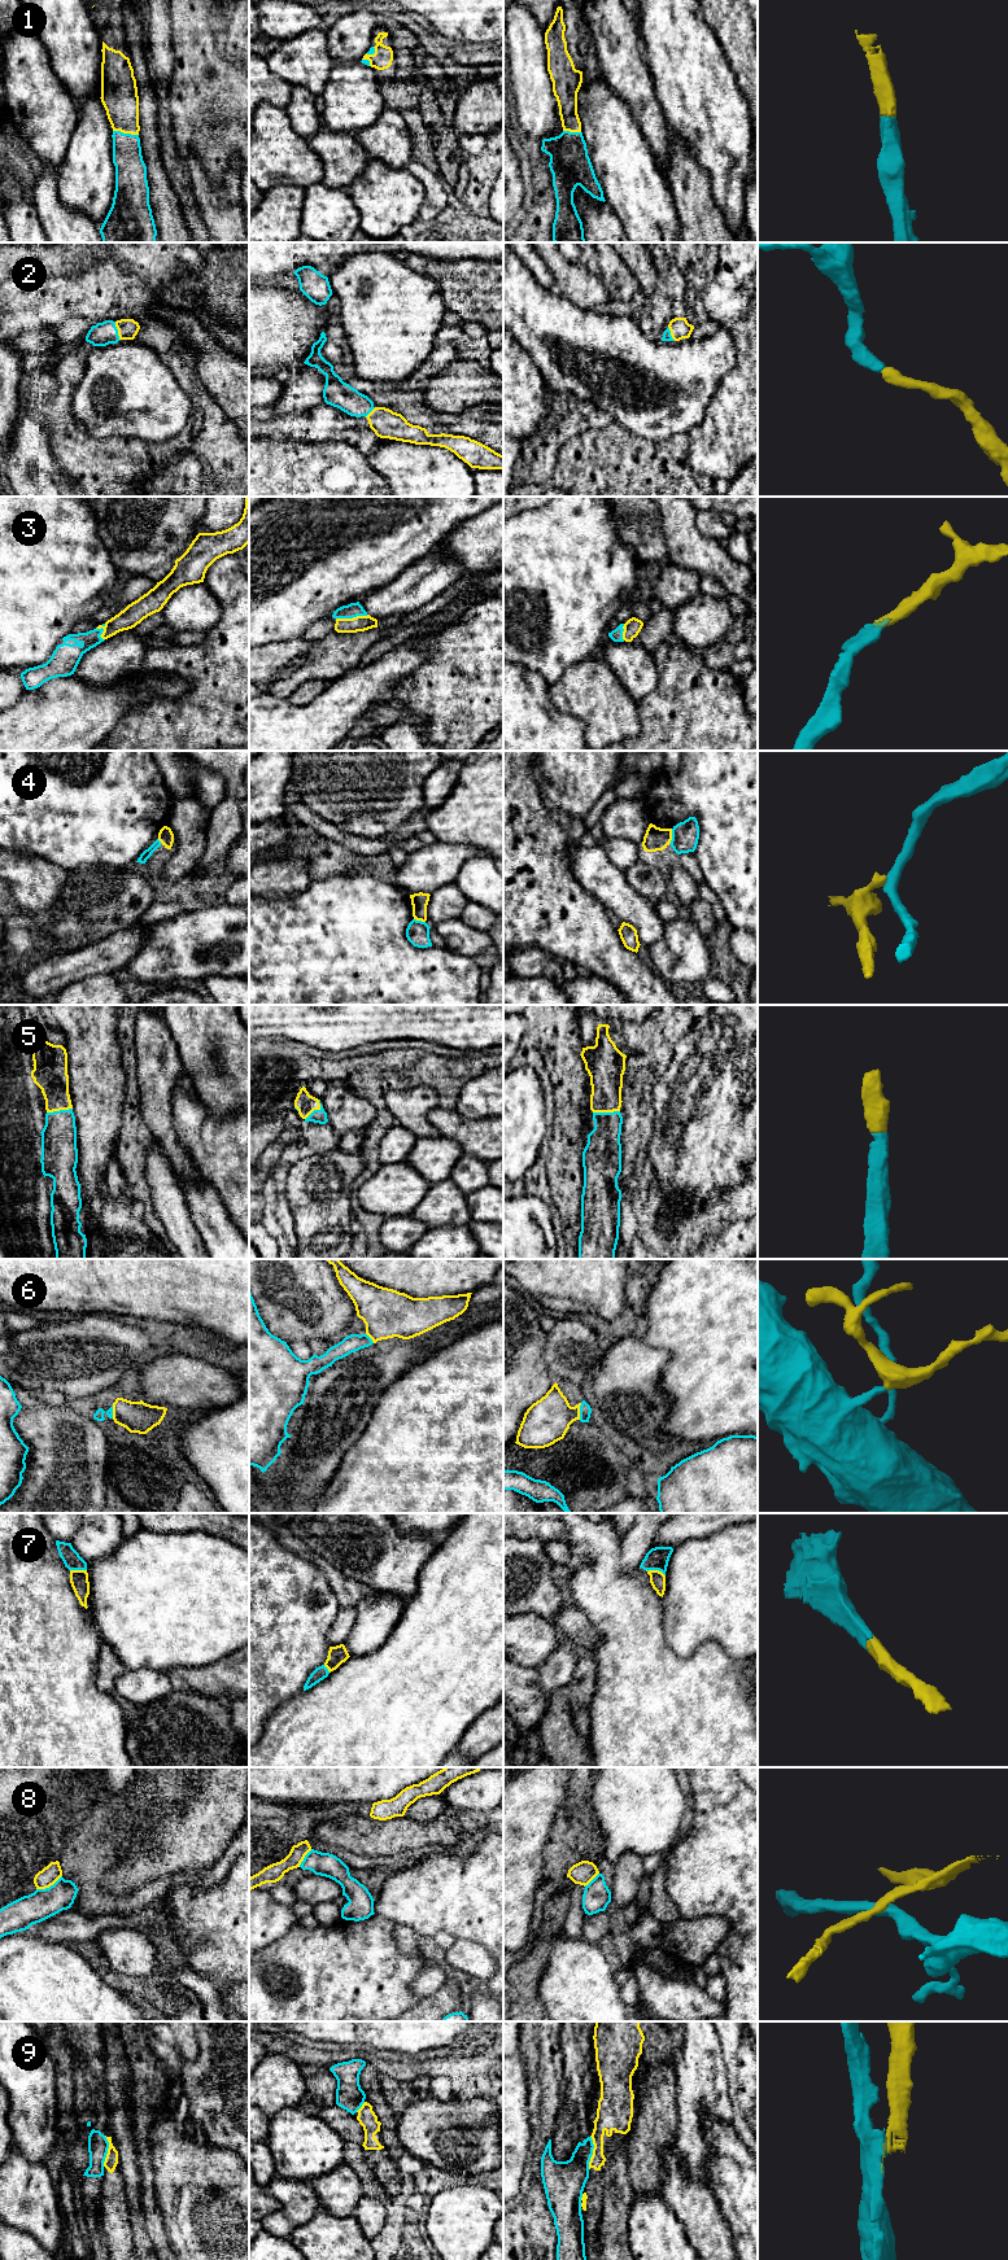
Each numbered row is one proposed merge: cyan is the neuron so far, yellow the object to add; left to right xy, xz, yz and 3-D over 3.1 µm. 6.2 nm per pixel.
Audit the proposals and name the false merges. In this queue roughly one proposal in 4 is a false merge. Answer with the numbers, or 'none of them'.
4, 8, 9

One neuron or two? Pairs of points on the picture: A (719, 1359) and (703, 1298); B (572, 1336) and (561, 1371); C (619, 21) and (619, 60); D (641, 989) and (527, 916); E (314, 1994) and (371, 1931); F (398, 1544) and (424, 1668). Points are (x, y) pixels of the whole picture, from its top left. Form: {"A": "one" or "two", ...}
{"A": "one", "B": "one", "C": "one", "D": "one", "E": "one", "F": "two"}

